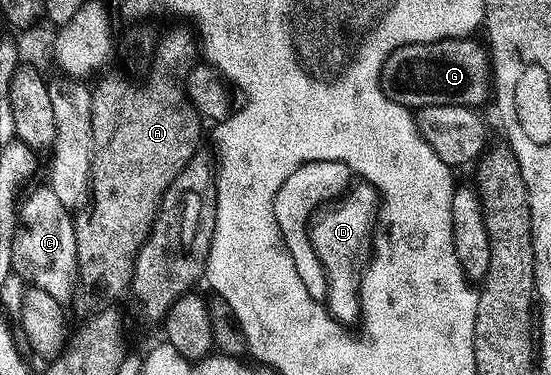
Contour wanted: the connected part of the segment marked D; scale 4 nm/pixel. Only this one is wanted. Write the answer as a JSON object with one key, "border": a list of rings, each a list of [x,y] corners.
{"border":[[[359,188],[357,191],[348,195],[344,204],[335,206],[334,211],[328,211],[320,219],[317,231],[314,231],[311,242],[313,252],[320,258],[321,265],[324,268],[326,277],[326,299],[325,304],[329,312],[337,321],[349,326],[360,317],[360,286],[361,274],[364,271],[364,265],[371,251],[372,231],[371,221],[375,214],[375,201],[373,192],[369,188]]]}

